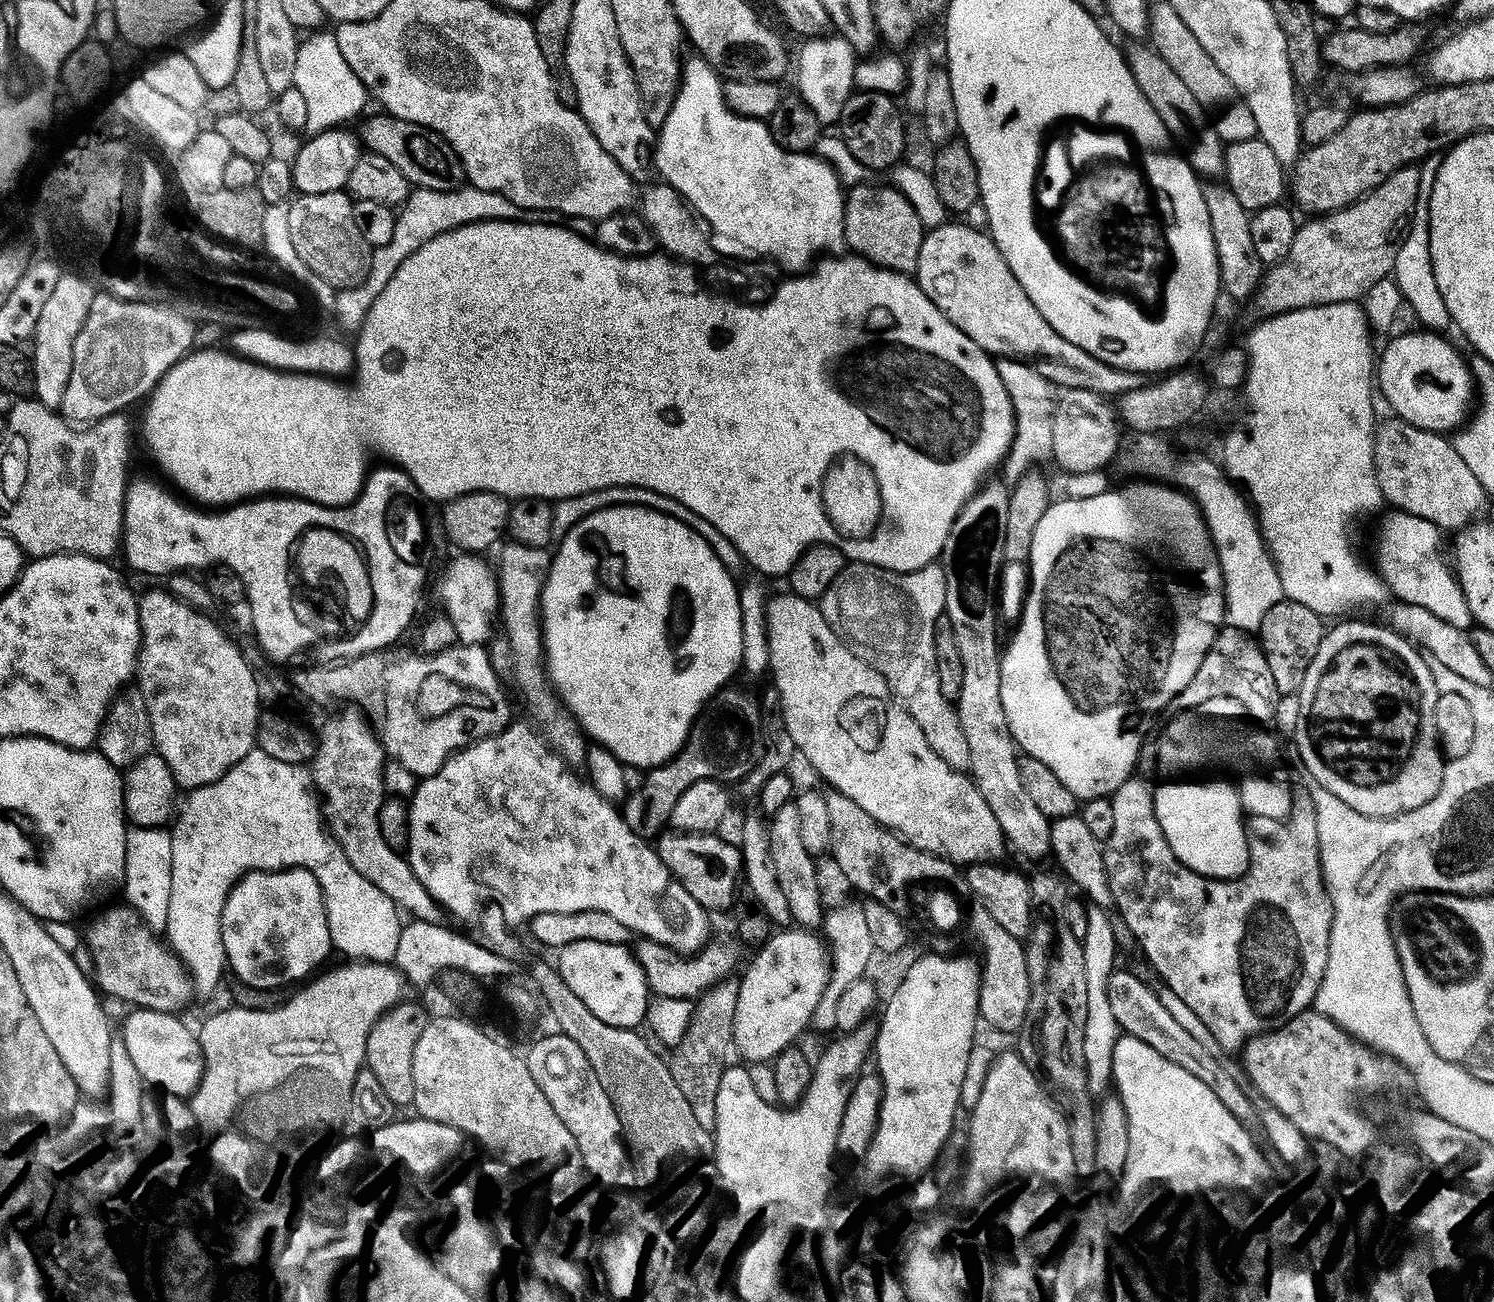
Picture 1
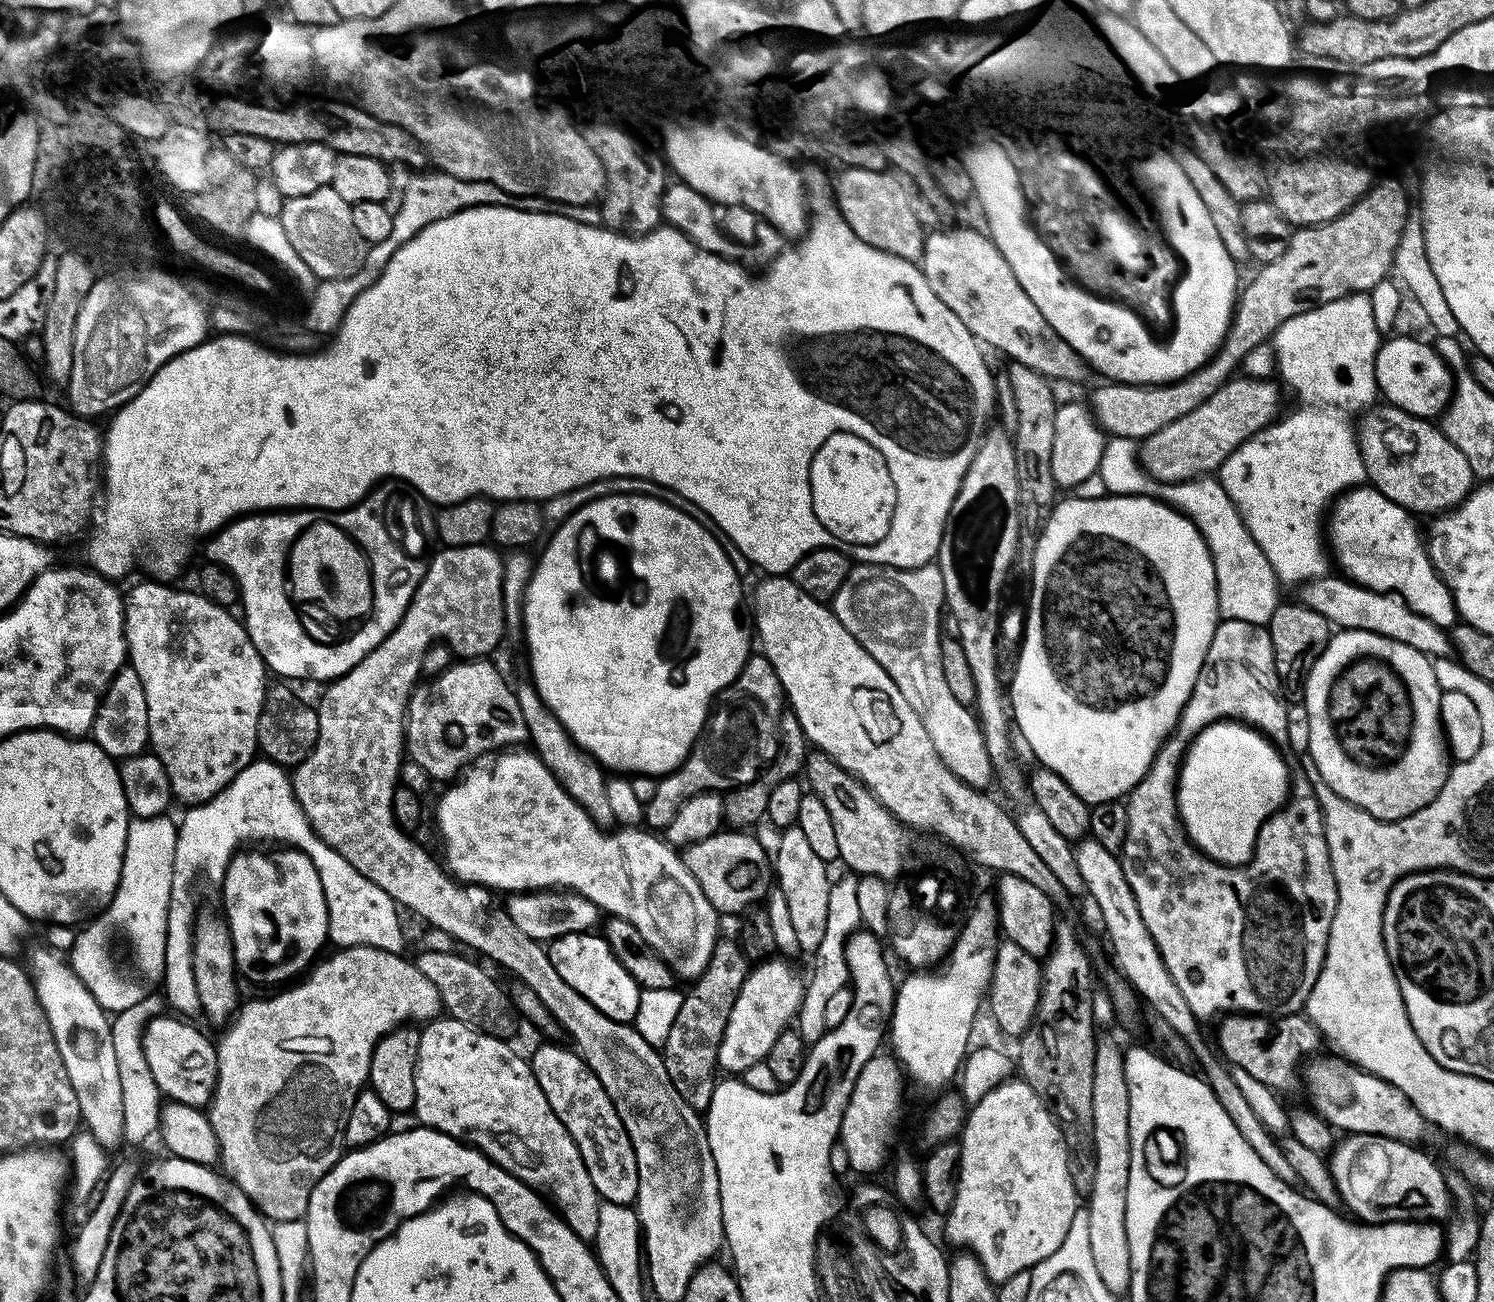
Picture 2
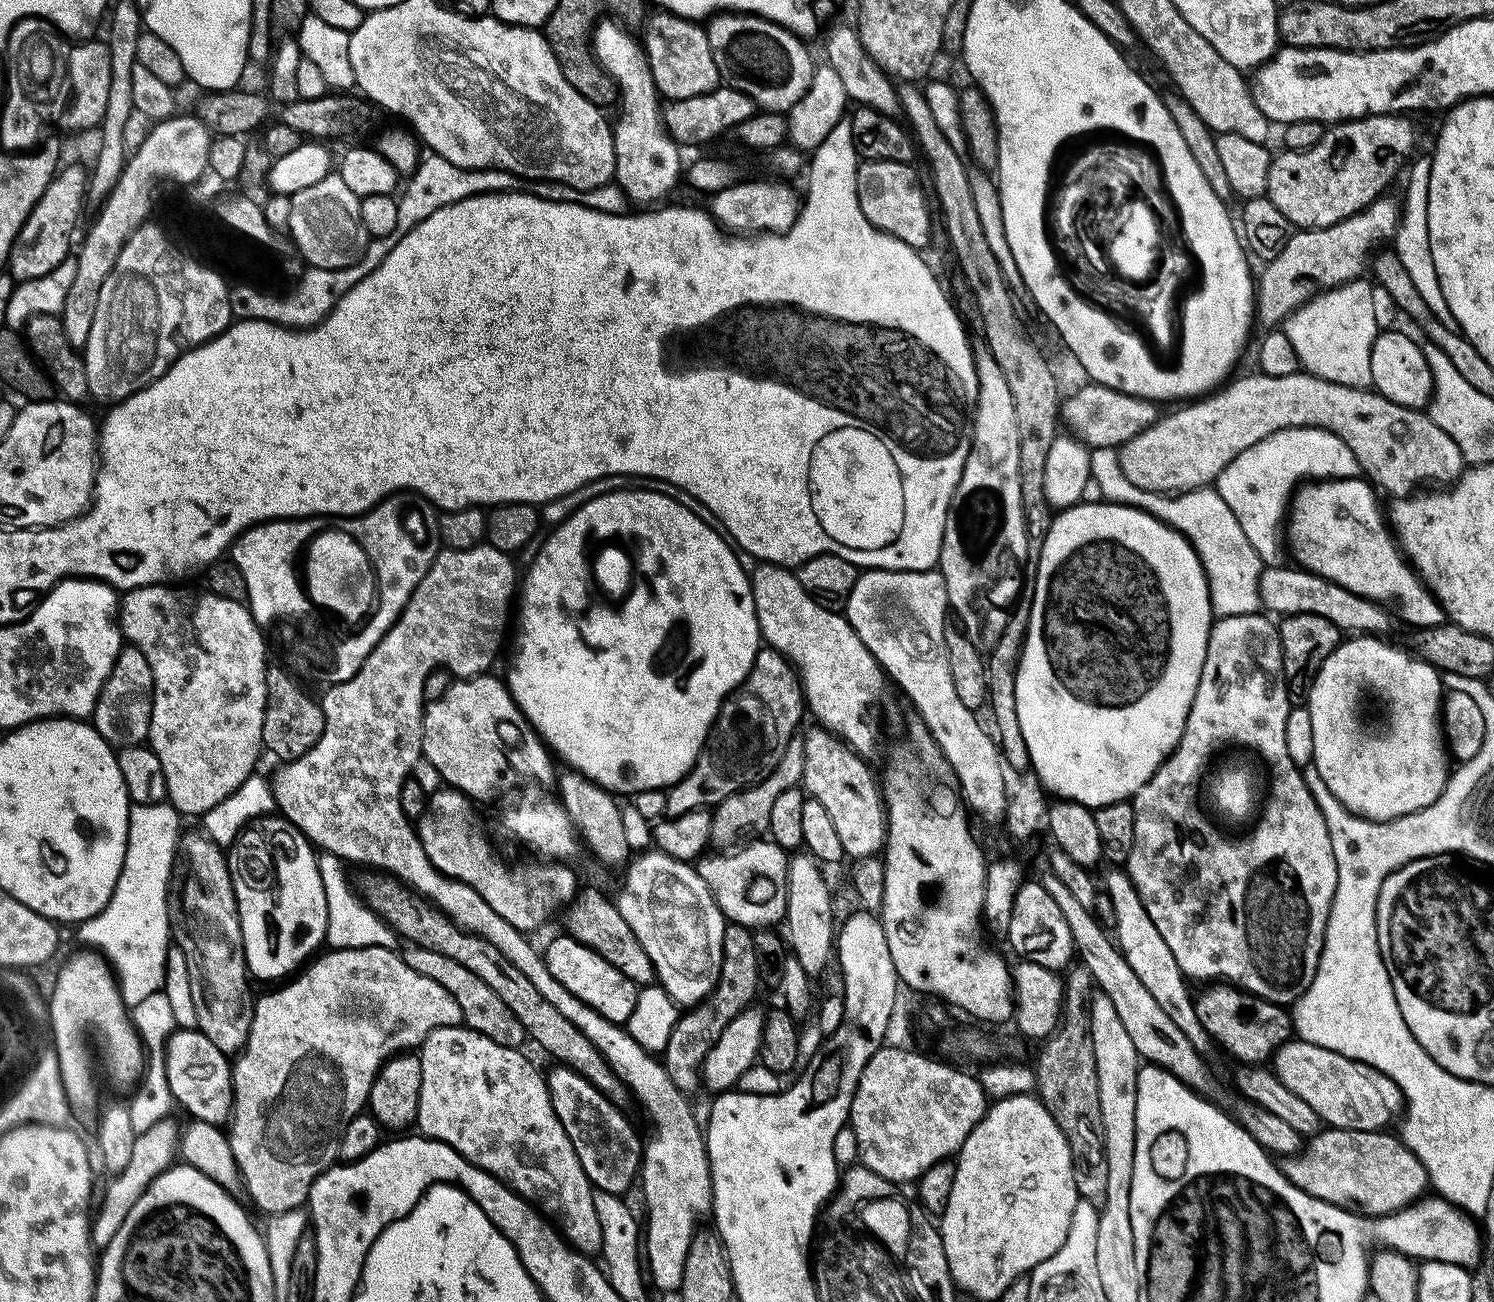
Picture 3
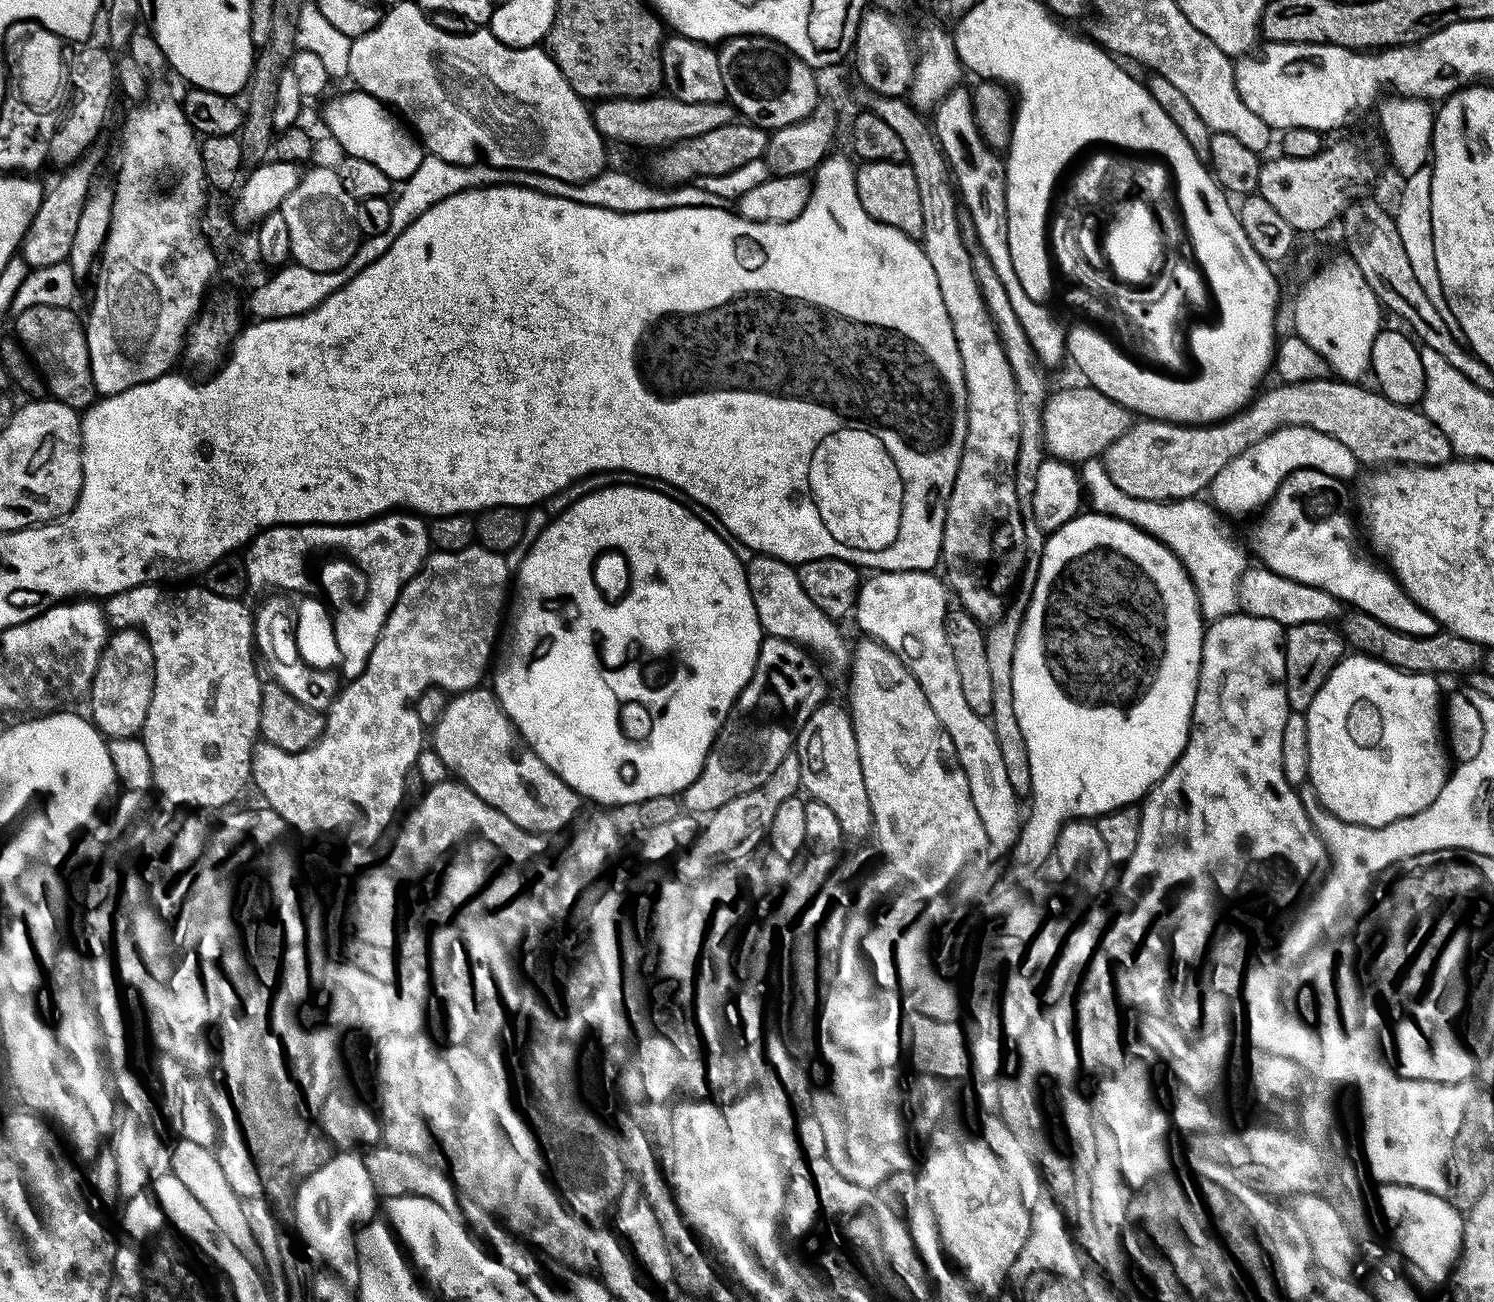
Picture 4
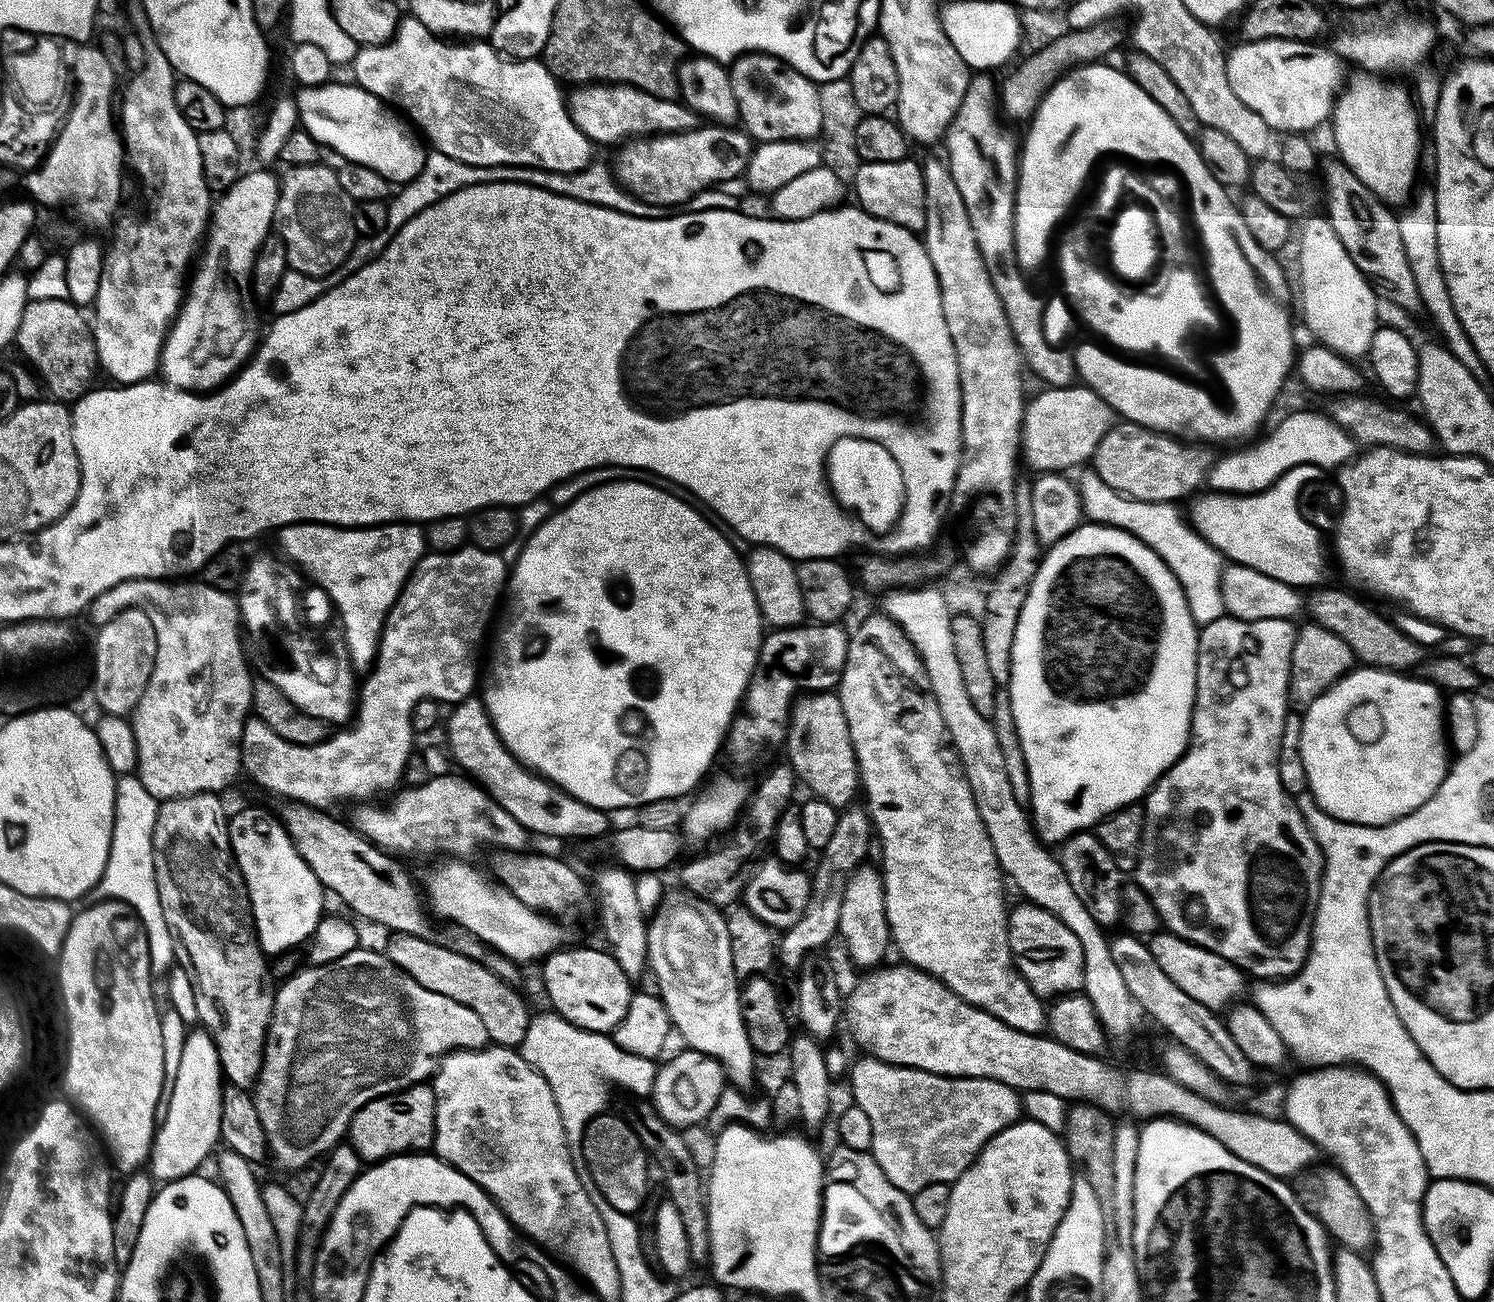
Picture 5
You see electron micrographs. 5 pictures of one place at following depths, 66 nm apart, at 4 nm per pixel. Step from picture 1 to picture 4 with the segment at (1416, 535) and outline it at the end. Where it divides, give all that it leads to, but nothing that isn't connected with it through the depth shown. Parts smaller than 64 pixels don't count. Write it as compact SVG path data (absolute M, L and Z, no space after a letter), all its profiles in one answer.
M1310 468L1293 470L1281 482L1280 488L1274 493L1263 511L1259 513L1260 521L1252 528L1252 548L1256 551L1257 558L1260 559L1257 561L1274 574L1282 574L1284 578L1290 578L1294 582L1302 582L1306 586L1326 590L1326 594L1339 600L1341 605L1351 606L1355 611L1370 614L1370 618L1378 618L1378 622L1382 622L1394 630L1402 630L1402 634L1429 636L1441 631L1440 623L1422 606L1413 602L1408 591L1396 581L1395 576L1388 571L1383 563L1377 562L1371 555L1368 557L1356 552L1358 524L1353 513L1351 516L1350 513L1343 512L1340 508L1332 508L1329 512L1320 512L1317 516L1308 512L1304 500L1310 499L1311 496L1328 496L1335 490L1336 485L1338 485L1338 480L1326 472Z

